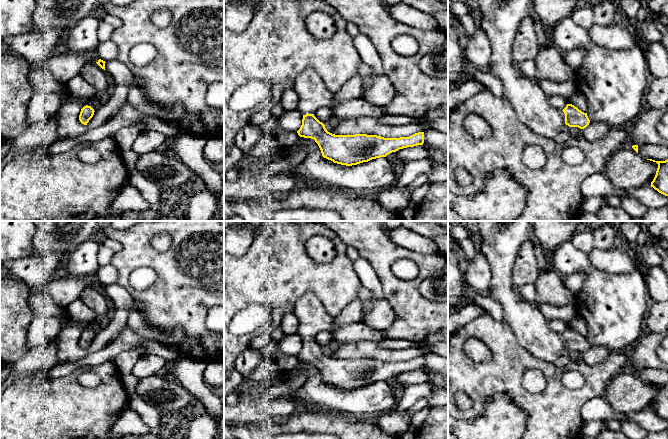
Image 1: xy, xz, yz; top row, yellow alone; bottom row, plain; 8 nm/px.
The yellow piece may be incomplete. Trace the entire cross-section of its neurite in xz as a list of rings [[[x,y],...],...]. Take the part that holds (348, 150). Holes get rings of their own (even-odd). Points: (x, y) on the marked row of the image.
[[[313,69],[301,71],[293,89],[299,97],[297,110],[303,115],[302,125],[297,131],[298,135],[314,139],[322,156],[334,163],[346,166],[357,165],[386,157],[399,149],[424,143],[424,132],[400,138],[384,138],[367,134],[332,134],[314,116],[318,109],[333,106],[334,93],[327,89],[320,75]]]

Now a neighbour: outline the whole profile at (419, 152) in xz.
[[[423,145],[407,147],[399,149],[397,151],[397,159],[401,160],[402,162],[423,160],[426,159],[427,156],[428,156],[428,151]]]

